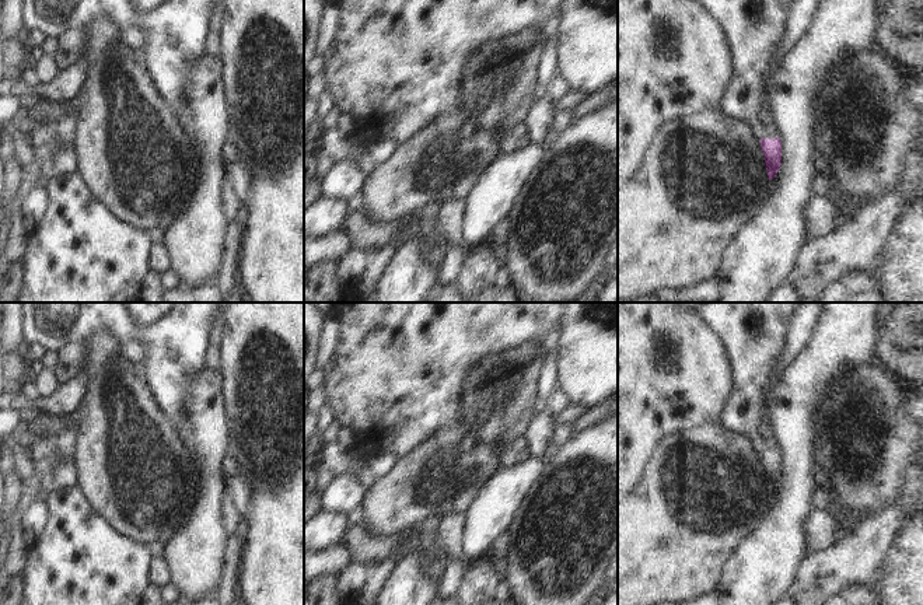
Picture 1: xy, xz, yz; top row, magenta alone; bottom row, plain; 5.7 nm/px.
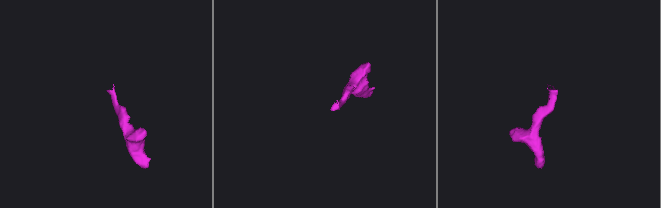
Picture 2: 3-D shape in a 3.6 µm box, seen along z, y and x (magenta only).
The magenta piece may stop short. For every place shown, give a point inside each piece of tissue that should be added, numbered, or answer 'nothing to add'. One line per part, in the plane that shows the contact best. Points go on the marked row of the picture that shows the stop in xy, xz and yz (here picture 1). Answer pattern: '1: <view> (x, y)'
1: yz (752, 28)

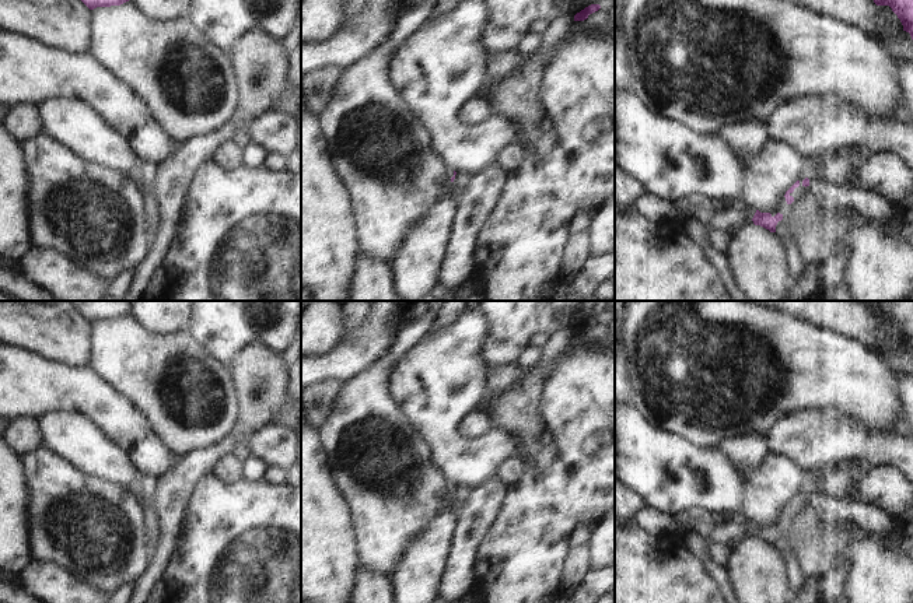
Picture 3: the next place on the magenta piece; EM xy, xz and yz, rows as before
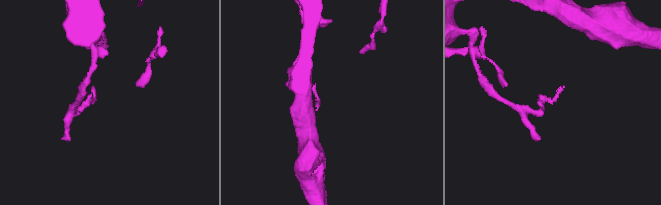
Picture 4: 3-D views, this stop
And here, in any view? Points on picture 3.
1: yz (871, 203)

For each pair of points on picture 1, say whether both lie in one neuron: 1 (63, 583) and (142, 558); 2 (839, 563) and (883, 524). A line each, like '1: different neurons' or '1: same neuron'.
1: same neuron
2: same neuron

